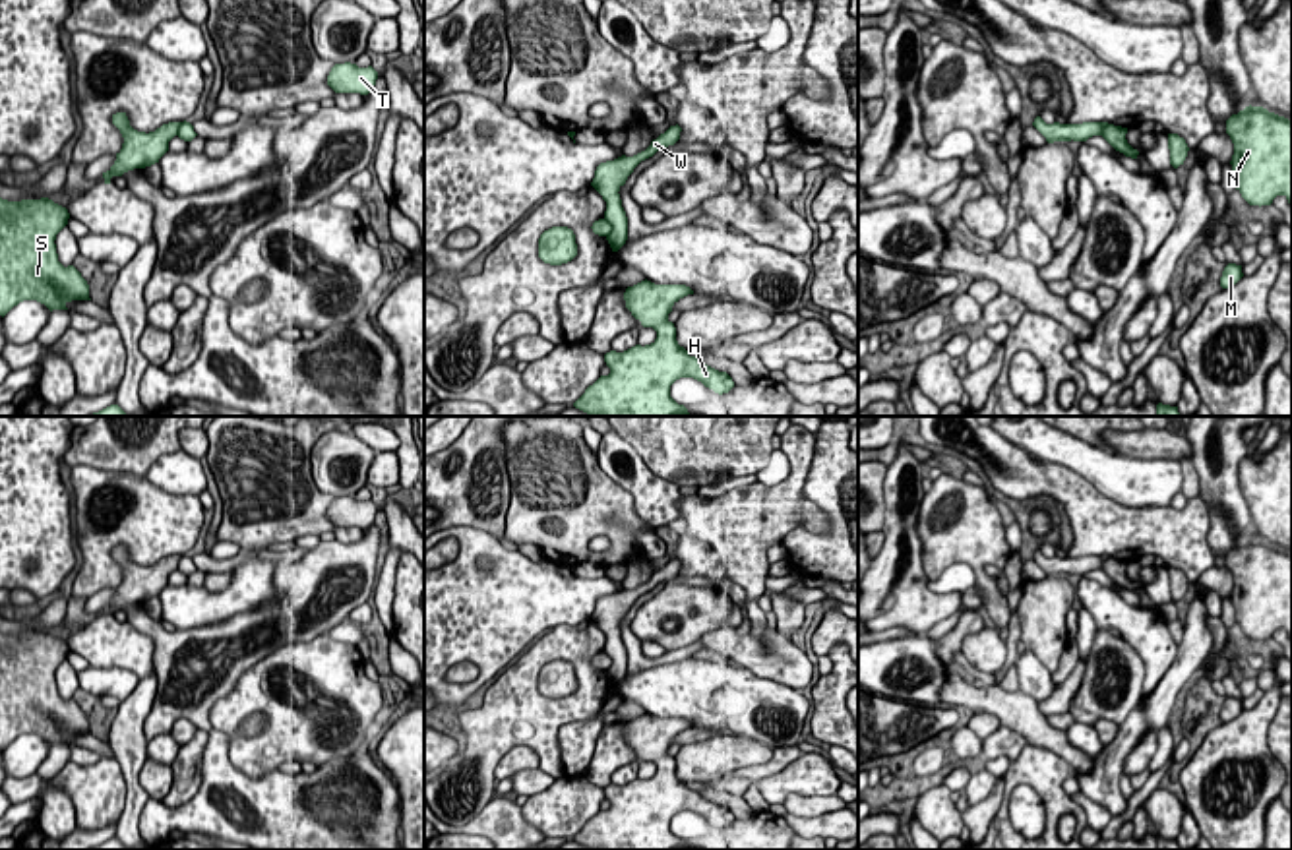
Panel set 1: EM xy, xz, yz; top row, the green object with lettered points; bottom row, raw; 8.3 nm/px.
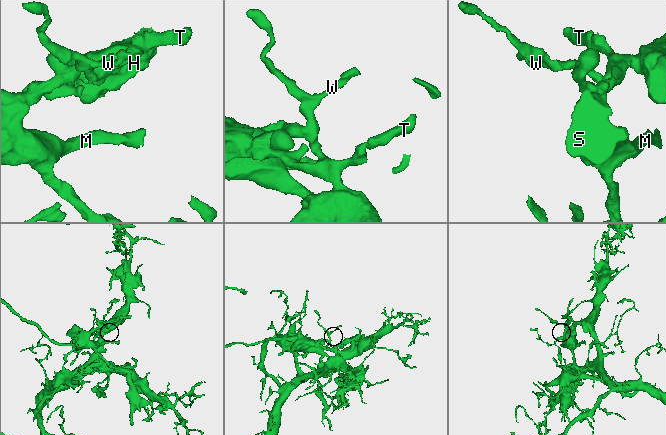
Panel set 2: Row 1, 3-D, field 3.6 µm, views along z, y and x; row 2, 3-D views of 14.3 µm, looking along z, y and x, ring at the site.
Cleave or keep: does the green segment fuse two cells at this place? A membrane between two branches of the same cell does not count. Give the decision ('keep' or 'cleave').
cleave

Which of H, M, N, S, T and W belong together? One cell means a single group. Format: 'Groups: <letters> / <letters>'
Groups: H N T W / M S

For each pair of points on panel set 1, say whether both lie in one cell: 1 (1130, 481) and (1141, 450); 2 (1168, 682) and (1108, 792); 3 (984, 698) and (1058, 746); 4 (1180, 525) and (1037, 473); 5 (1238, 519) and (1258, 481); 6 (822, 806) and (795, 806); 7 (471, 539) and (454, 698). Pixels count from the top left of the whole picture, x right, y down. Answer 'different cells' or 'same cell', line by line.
1: different cells
2: same cell
3: same cell
4: same cell
5: different cells
6: same cell
7: same cell

